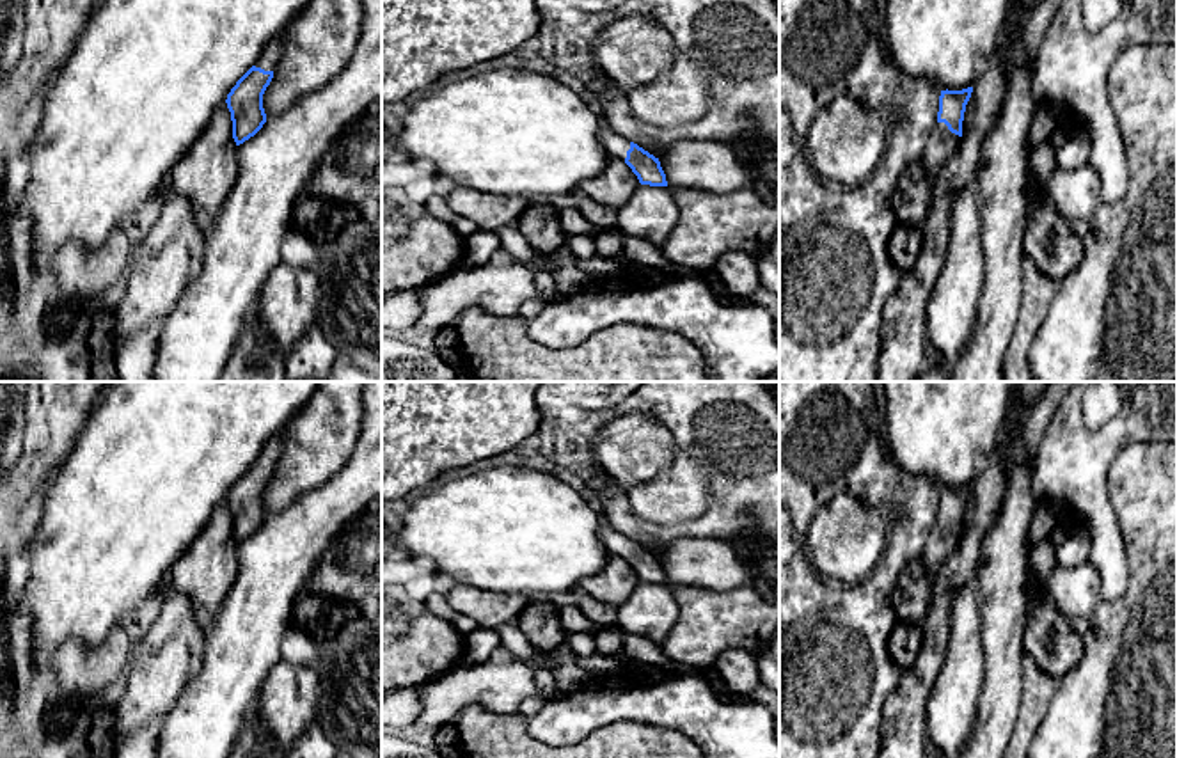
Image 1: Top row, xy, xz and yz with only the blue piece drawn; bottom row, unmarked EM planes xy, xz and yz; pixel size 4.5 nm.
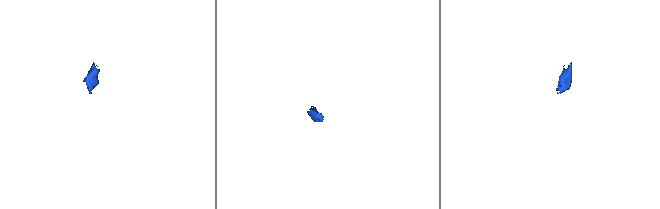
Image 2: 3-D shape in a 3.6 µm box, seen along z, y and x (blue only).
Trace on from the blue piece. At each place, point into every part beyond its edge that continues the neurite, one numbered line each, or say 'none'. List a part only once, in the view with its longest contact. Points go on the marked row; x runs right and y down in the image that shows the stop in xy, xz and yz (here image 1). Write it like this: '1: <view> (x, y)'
1: xy (268, 59)
2: yz (941, 144)

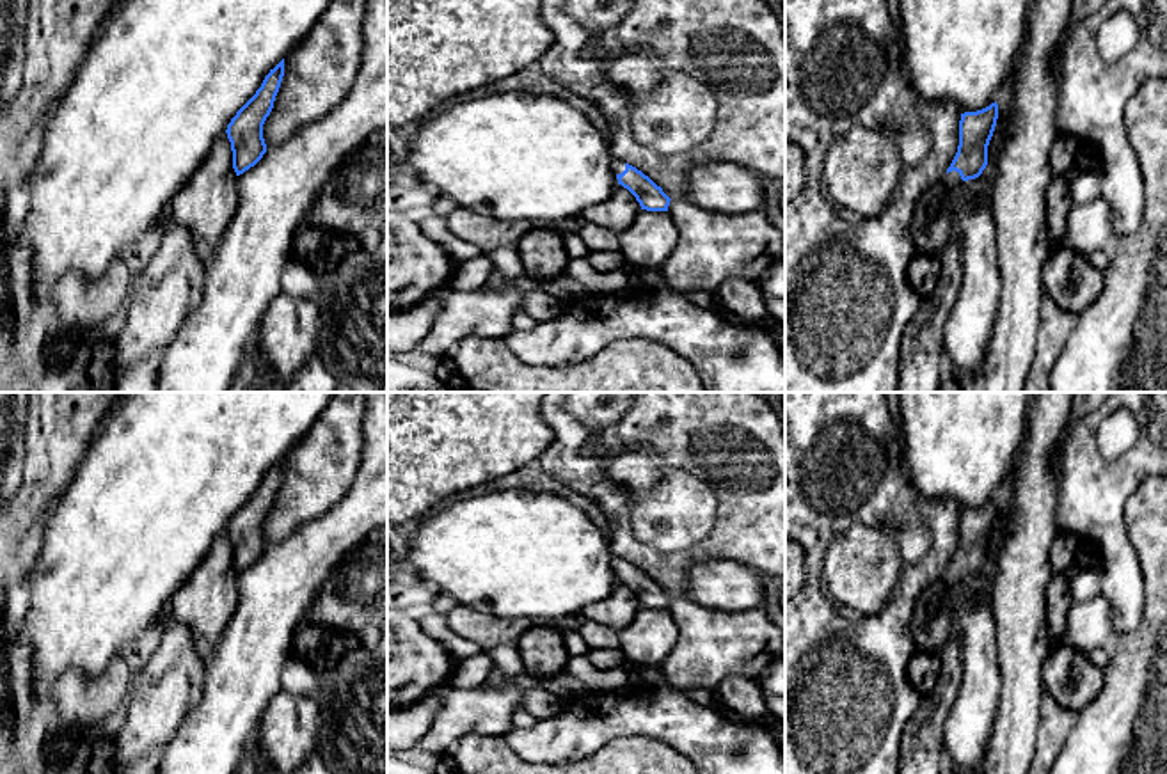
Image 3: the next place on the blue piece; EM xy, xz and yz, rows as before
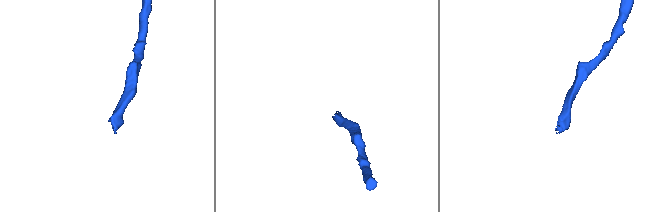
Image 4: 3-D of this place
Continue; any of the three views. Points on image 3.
1: yz (952, 181)

